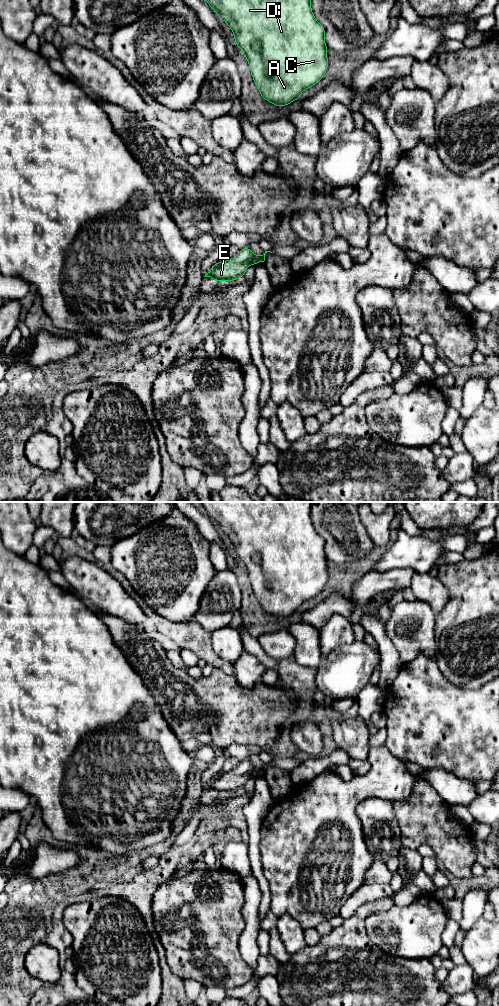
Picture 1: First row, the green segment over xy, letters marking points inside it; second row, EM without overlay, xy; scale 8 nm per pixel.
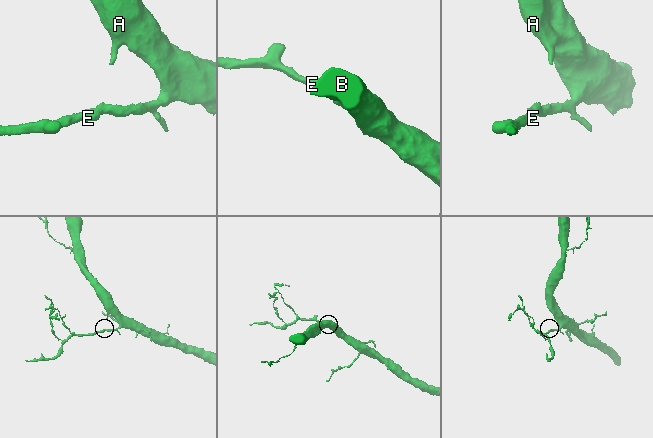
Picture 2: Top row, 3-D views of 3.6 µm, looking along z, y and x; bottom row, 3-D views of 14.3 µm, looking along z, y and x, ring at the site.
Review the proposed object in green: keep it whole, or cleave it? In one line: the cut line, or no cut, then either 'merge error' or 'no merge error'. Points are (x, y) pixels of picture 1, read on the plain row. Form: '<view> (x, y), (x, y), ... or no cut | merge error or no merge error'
no cut | no merge error

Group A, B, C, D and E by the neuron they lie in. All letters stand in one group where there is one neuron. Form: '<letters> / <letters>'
A B C D E

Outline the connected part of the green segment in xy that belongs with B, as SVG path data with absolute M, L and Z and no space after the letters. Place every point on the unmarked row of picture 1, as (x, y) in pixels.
M201 502L207 516L233 544L234 552L248 573L260 607L277 619L300 611L301 605L316 597L328 581L325 541L311 520L313 502Z

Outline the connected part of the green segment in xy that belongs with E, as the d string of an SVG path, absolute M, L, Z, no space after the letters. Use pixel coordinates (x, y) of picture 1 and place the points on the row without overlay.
M249 758L241 761L239 765L226 773L214 776L204 789L213 790L217 794L235 793L242 790L249 777L255 777L265 773L265 766L271 763L265 763L263 767L255 767L251 764Z

